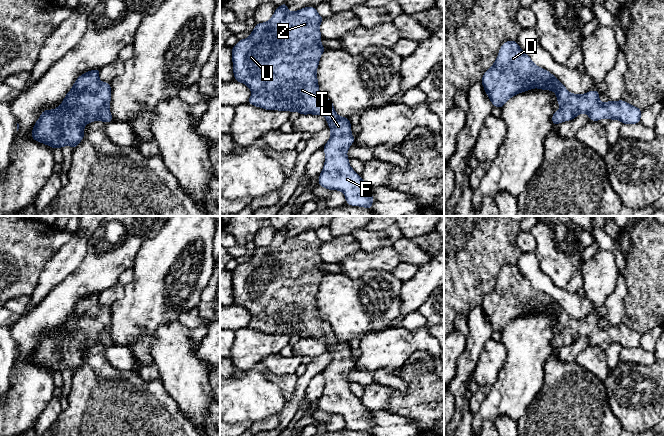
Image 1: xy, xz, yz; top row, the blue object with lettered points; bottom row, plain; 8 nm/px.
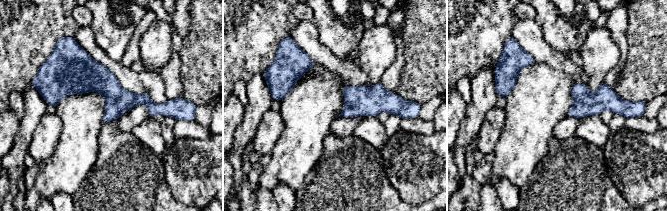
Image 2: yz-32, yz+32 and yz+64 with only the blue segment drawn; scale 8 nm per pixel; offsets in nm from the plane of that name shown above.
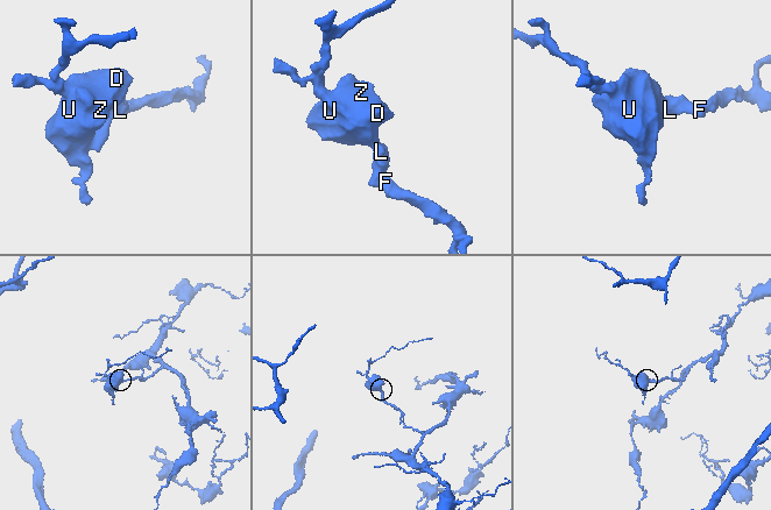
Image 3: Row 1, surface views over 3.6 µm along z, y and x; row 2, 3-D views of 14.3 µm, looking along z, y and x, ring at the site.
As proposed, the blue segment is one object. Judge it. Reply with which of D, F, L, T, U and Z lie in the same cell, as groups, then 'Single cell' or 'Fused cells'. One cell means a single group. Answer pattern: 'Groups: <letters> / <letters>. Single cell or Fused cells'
Groups: D F L T U Z. Single cell

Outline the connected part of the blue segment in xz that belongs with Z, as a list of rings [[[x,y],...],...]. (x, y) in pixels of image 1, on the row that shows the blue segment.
[[[286,2],[278,7],[271,19],[257,23],[250,36],[232,47],[235,81],[246,84],[252,91],[248,103],[267,110],[297,111],[300,114],[324,115],[331,137],[323,147],[326,160],[319,175],[319,186],[342,191],[351,206],[372,208],[370,187],[349,165],[346,153],[355,137],[351,134],[349,118],[340,117],[329,98],[319,92],[316,70],[321,54],[327,49],[320,43],[321,17],[315,7],[289,12]]]

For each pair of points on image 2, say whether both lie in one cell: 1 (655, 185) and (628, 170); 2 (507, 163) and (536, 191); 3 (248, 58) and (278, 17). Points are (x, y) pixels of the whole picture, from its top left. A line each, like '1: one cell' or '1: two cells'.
1: one cell
2: two cells
3: one cell

